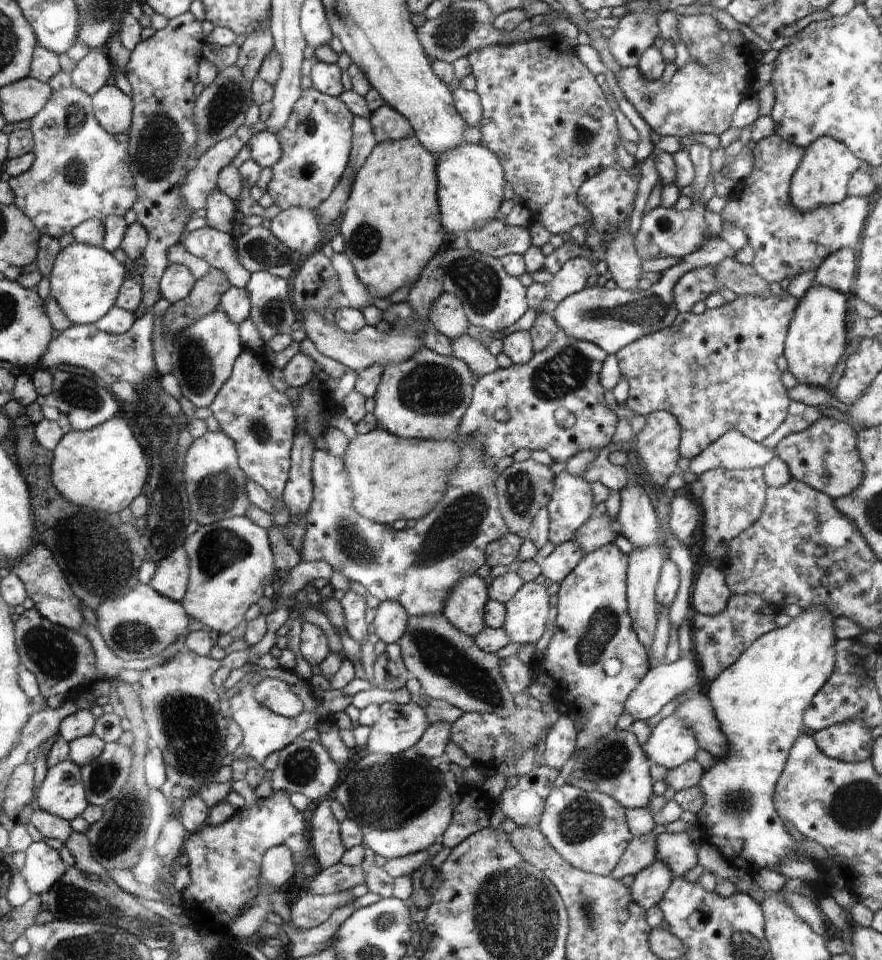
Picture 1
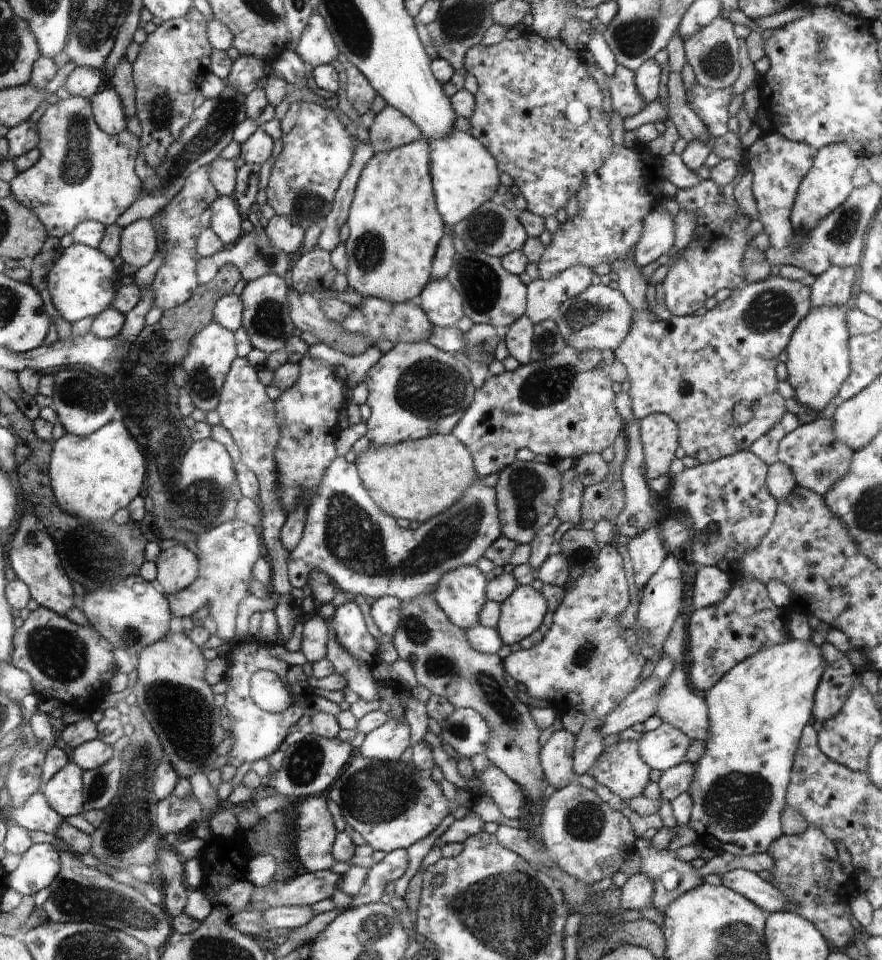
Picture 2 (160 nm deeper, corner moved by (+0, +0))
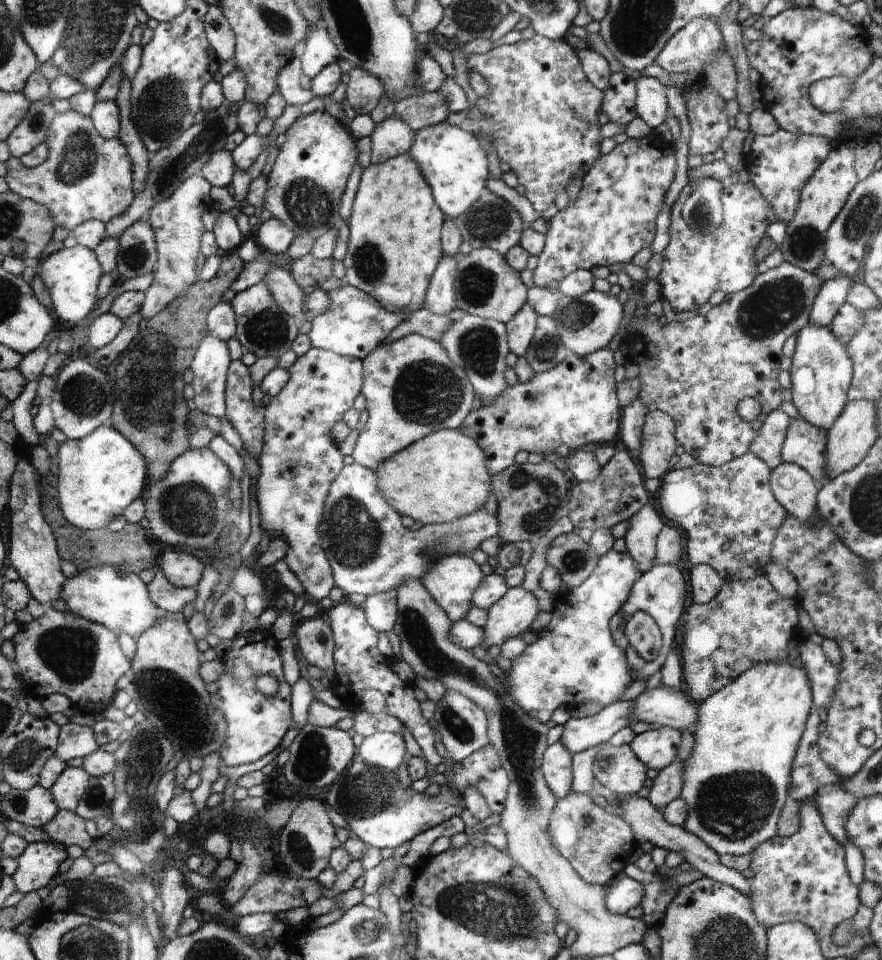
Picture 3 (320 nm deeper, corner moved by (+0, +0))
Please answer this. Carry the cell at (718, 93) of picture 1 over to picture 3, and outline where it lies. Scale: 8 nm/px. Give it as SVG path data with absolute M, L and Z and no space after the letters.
M611 72L605 103L602 106L609 122L626 127L638 118L634 107L634 100L637 100L637 86L634 83L635 80L628 78L623 72Z

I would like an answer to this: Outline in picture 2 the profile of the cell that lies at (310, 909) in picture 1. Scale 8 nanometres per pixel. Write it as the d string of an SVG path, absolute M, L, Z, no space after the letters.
M286 906L268 908L262 913L264 920L264 928L266 931L281 928L296 928L306 925L314 918L314 910L312 906Z

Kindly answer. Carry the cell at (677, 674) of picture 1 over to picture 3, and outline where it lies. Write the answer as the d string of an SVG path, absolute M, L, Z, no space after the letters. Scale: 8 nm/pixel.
M634 699L615 701L612 705L588 718L570 718L564 725L560 742L574 755L596 747L598 744L611 743L619 730L628 727L630 714L634 710Z

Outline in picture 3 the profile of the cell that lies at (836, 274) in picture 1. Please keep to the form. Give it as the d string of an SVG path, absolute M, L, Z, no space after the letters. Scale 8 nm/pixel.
M845 275L826 280L813 303L809 324L830 327L838 310L847 302L853 282Z

